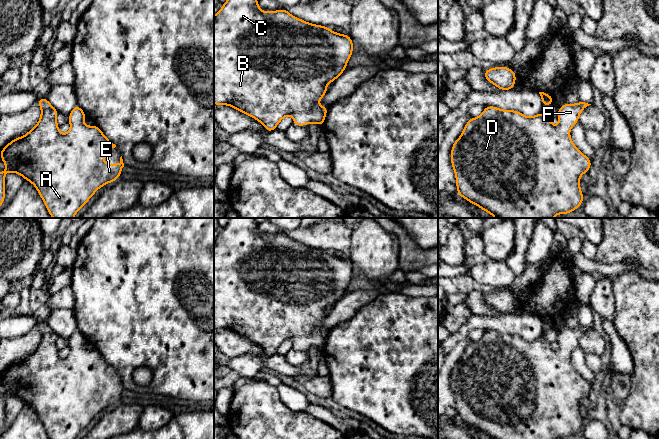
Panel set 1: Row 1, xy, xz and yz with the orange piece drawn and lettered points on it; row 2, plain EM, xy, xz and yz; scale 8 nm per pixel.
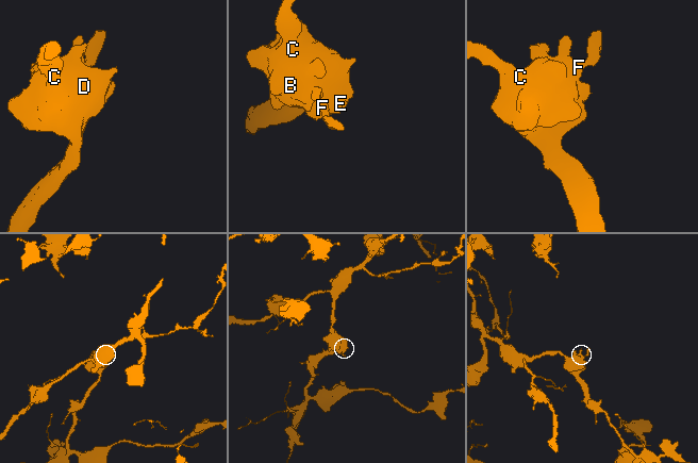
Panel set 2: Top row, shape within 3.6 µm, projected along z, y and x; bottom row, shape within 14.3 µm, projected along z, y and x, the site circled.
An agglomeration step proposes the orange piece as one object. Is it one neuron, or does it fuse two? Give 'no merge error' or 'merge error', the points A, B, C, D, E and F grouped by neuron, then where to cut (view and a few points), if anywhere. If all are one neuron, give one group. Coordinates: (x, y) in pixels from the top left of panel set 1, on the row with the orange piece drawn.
no merge error; groups A B C D E F; cut none

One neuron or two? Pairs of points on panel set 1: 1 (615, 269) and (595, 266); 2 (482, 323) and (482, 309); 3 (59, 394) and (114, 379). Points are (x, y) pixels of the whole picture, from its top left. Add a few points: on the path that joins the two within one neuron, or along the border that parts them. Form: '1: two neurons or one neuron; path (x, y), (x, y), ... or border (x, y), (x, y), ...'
1: one neuron; path (610, 269), (600, 267)
2: two neurons; border (474, 314), (482, 316), (501, 315)
3: one neuron; path (73, 390), (83, 384), (100, 384)

